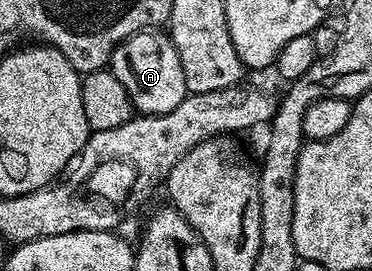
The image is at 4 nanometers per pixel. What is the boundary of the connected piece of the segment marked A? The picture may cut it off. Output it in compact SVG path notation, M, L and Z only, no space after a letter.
M146 29L130 35L112 52L110 68L118 83L126 87L133 110L145 117L174 111L174 107L178 107L178 103L182 103L189 94L186 75L182 75L182 59L178 59L171 36L164 31Z

